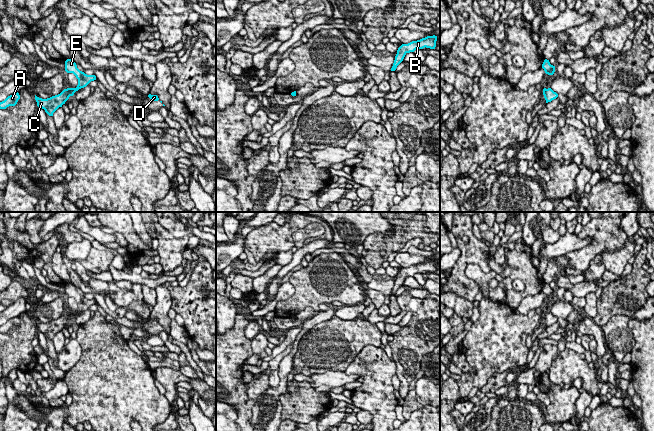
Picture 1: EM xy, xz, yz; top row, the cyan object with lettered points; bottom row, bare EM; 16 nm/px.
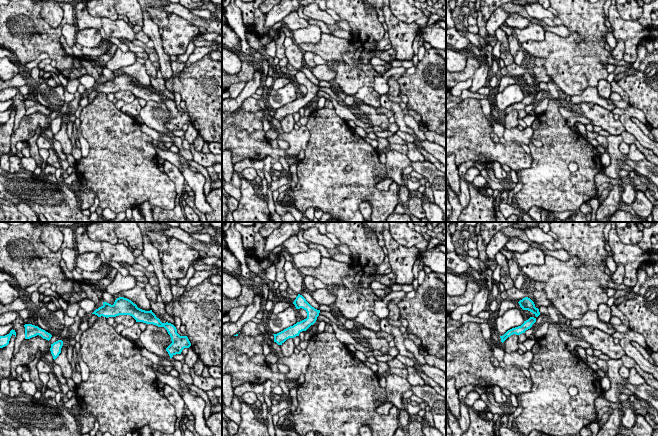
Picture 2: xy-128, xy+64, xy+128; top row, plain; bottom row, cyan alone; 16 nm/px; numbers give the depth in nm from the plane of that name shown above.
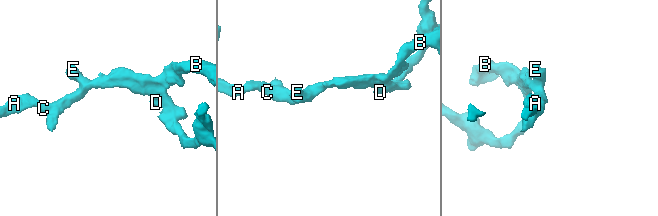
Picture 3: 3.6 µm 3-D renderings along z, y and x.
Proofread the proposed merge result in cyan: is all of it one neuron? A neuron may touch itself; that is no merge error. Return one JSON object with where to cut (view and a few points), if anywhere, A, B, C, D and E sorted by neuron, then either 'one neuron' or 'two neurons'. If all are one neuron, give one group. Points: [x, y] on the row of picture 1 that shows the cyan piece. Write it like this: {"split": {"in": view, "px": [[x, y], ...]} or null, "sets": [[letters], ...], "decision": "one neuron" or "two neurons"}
{"split": null, "sets": [["A", "B", "C", "D", "E"]], "decision": "one neuron"}

